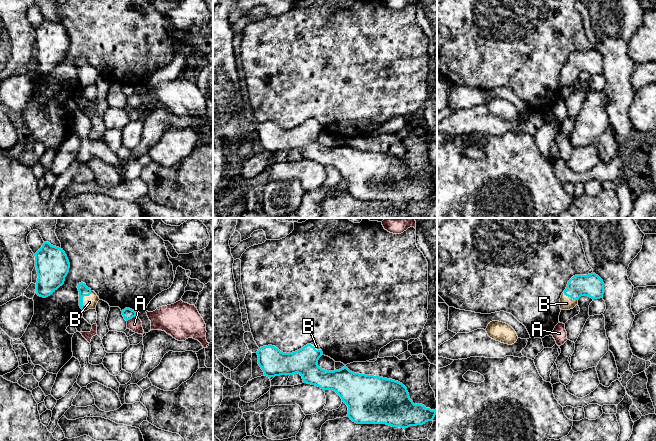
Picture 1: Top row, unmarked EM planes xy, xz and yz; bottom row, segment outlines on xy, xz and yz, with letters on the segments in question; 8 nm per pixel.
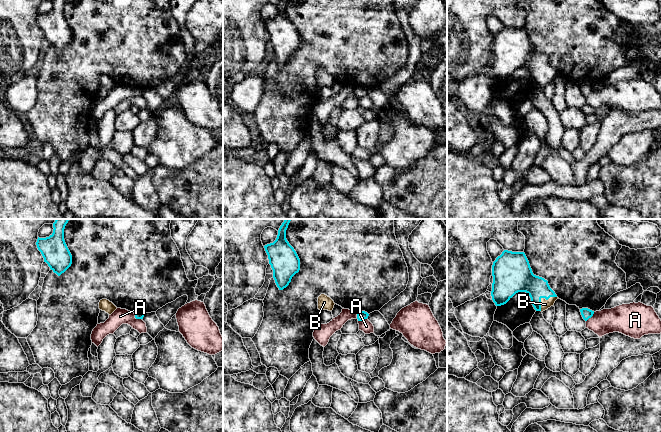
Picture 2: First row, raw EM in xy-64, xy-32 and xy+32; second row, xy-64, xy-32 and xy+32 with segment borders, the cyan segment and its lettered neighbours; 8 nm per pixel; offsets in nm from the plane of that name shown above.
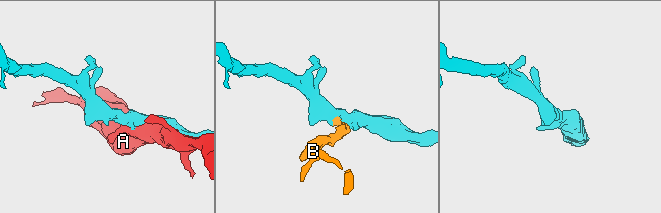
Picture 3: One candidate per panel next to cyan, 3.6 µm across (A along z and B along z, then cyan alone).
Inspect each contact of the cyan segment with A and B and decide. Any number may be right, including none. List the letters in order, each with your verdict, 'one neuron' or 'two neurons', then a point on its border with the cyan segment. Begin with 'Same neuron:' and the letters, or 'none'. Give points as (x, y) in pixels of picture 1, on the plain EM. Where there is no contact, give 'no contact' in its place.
Same neuron: B
A: two neurons | xy (131, 94)
B: one neuron | xy (82, 75)

